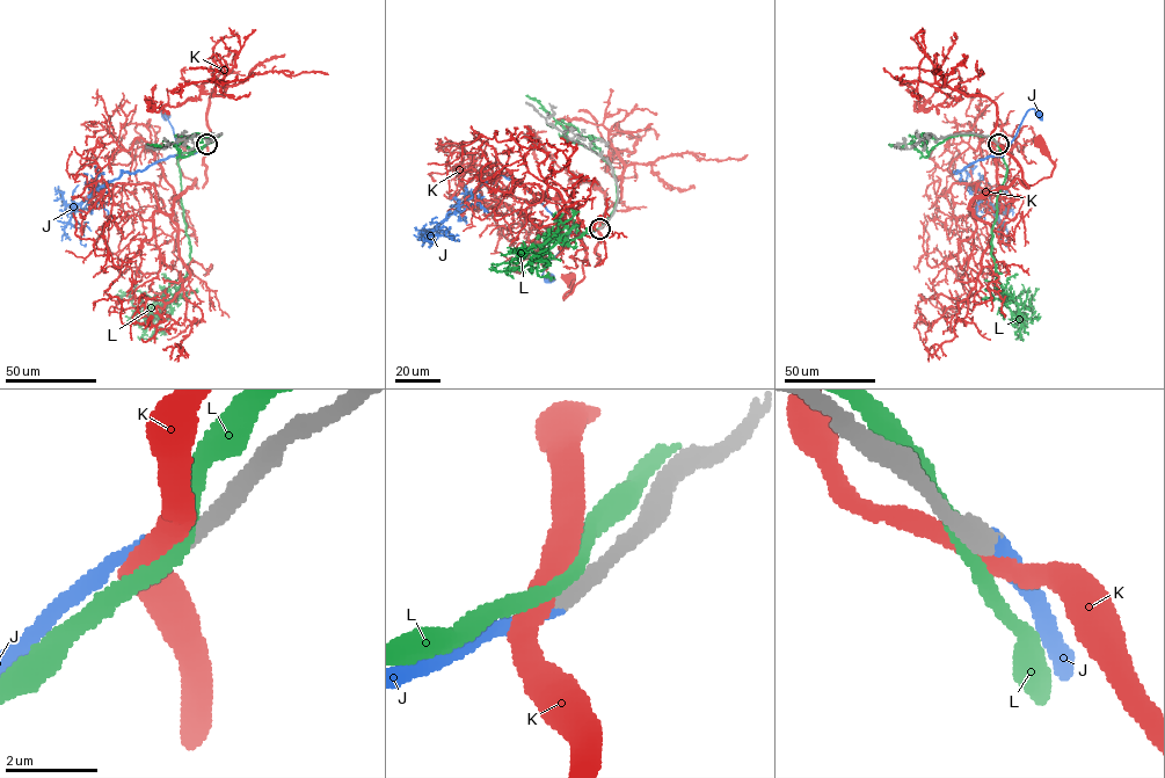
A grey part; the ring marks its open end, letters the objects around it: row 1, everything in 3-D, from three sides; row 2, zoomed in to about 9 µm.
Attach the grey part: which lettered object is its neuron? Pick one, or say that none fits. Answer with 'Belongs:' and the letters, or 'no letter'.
Belongs: J

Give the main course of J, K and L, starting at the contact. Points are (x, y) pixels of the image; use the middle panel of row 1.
J: (599, 228), (565, 234), (559, 253), (544, 270), (543, 276), (550, 277)
K: (599, 227), (596, 248), (599, 261), (590, 266), (584, 259), (584, 277), (565, 297), (573, 286), (569, 278)
L: (601, 227), (566, 233), (566, 239), (574, 220), (580, 224), (531, 264), (502, 271), (492, 266)

